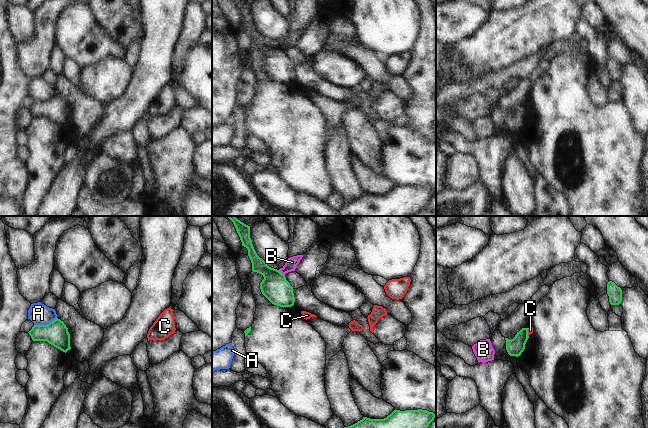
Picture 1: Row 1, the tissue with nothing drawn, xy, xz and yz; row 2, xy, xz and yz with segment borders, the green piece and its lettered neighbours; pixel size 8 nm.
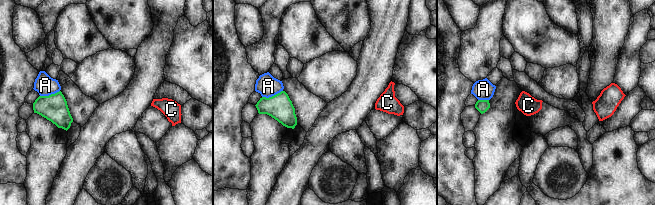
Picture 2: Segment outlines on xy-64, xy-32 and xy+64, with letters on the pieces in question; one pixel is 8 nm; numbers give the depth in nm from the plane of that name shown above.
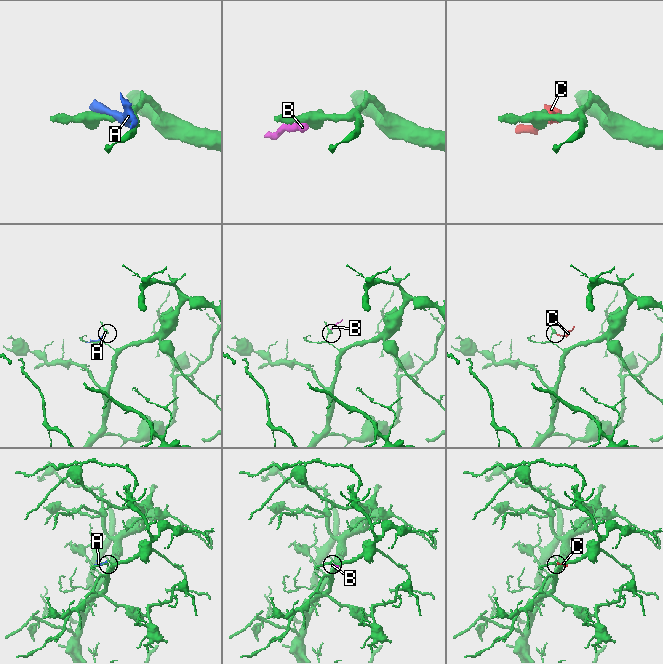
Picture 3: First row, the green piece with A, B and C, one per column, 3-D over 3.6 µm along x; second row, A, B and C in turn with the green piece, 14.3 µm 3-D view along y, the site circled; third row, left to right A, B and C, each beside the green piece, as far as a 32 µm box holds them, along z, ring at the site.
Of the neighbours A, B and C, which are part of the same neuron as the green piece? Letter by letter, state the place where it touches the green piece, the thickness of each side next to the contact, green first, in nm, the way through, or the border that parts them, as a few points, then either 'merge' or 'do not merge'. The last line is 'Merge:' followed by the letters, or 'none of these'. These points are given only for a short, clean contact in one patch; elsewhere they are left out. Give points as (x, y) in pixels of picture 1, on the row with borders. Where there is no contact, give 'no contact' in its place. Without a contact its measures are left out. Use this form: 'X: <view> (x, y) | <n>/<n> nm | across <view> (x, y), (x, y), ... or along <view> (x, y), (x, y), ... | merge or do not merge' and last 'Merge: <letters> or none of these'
A: xy (45, 325) | 190/170 nm | do not merge
B: xz (280, 272) | 220/90 nm | along xz (278, 270), (284, 275) | do not merge
C: yz (527, 332) | 140/50 nm | along yz (529, 328), (528, 336) | do not merge
Merge: none of these

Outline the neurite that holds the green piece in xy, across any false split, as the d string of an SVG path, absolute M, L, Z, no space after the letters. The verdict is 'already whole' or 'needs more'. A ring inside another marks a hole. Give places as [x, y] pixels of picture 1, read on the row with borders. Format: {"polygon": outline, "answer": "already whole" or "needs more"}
{"polygon": "M58 318L47 325L34 325L28 333L33 341L47 341L65 353L71 349L68 328Z", "answer": "already whole"}

